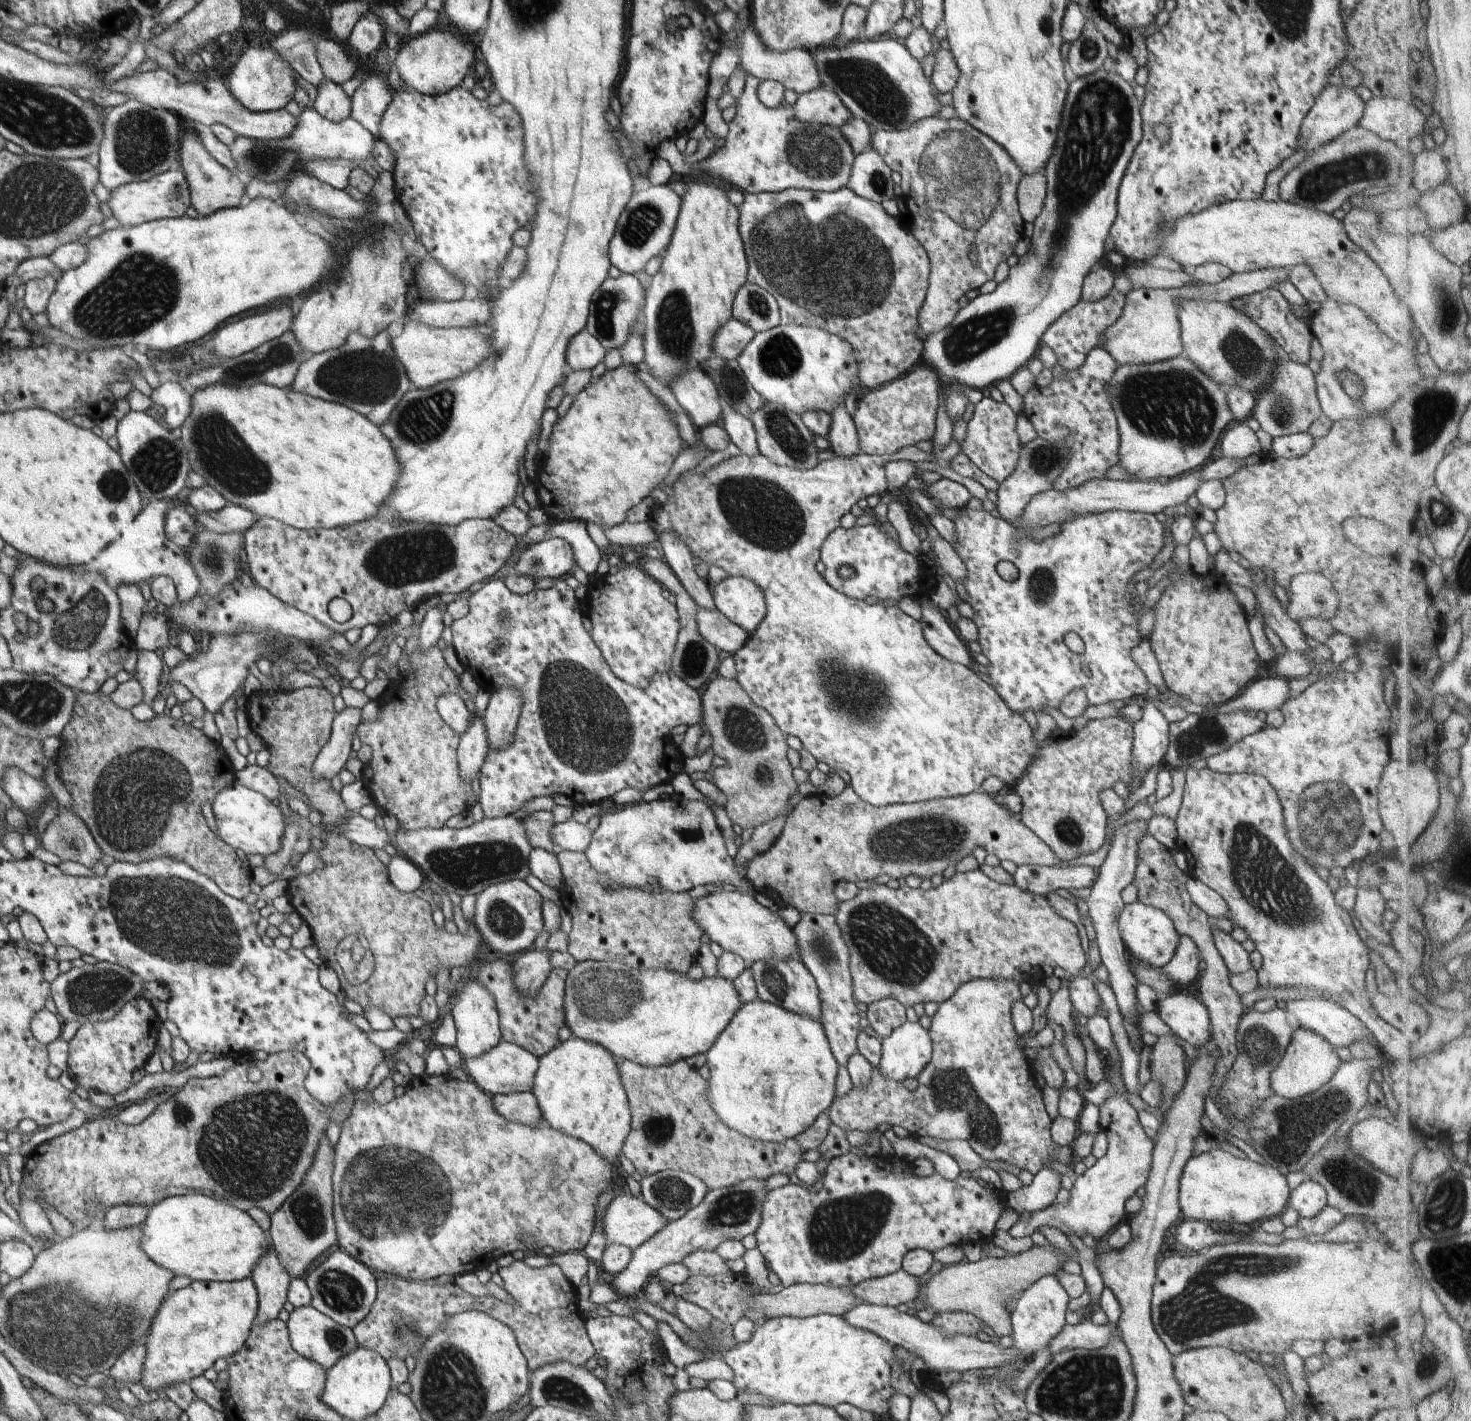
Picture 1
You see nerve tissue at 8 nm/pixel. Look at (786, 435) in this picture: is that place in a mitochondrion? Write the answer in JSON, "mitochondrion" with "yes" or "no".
{"mitochondrion":"yes"}

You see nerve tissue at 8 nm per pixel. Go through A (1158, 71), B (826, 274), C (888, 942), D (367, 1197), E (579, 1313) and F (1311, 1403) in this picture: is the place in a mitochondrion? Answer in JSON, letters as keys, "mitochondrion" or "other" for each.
{"A":"other","B":"mitochondrion","C":"mitochondrion","D":"mitochondrion","E":"other","F":"other"}

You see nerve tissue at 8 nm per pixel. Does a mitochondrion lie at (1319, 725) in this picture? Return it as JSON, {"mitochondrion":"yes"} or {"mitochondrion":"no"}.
{"mitochondrion":"no"}

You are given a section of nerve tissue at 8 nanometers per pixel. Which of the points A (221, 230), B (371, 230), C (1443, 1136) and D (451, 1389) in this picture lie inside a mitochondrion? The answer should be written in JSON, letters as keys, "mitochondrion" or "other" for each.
{"A":"other","B":"other","C":"other","D":"mitochondrion"}

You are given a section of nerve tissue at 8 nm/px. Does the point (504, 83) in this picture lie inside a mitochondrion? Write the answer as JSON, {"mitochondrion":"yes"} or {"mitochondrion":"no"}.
{"mitochondrion":"no"}

